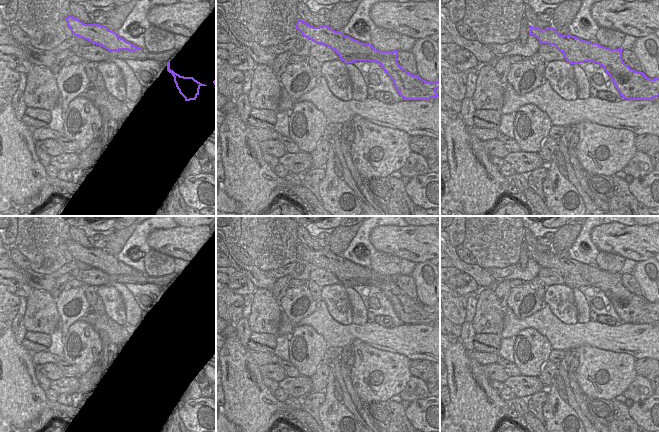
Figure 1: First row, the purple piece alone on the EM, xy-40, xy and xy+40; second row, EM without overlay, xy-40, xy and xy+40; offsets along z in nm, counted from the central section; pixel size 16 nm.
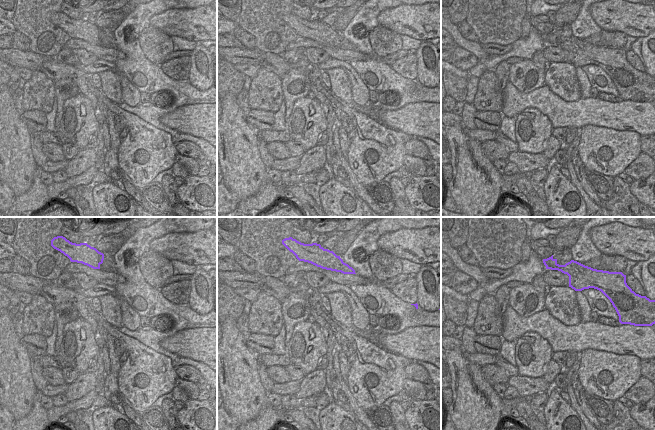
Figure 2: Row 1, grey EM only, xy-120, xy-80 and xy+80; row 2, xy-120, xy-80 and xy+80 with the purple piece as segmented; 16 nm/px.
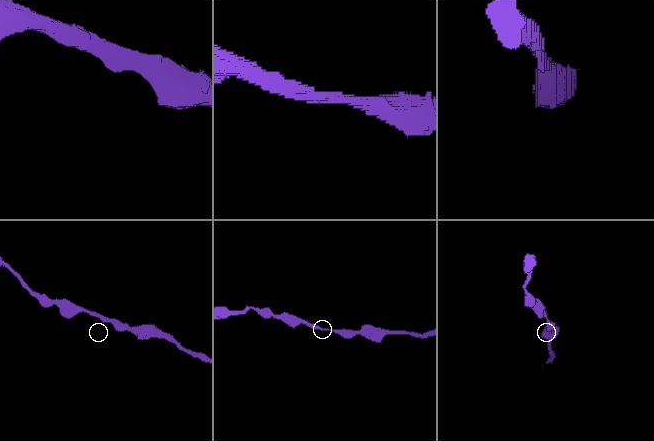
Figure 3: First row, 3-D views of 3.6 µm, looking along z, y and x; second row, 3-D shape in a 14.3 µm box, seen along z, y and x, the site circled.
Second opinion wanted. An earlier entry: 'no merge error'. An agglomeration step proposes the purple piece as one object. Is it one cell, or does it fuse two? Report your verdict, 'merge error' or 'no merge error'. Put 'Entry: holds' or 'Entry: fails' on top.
Entry: holds
no merge error

